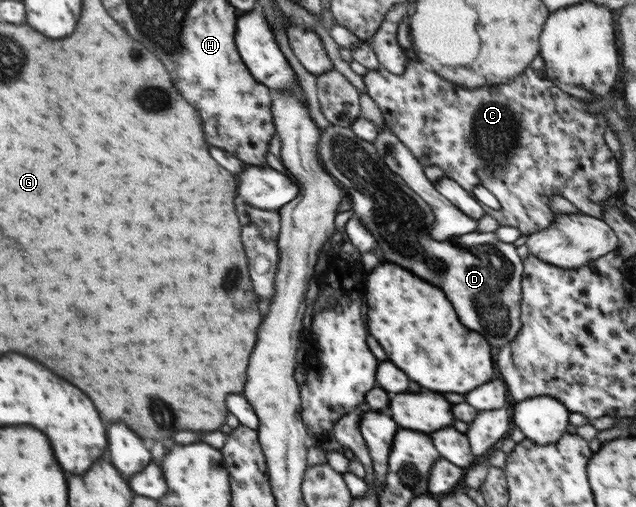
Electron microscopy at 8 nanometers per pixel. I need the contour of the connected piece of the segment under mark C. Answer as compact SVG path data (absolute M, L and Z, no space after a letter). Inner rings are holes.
M541 57L535 58L526 71L515 77L512 81L503 84L492 84L488 87L476 87L474 89L464 88L454 83L448 83L444 81L442 77L438 77L438 74L434 70L424 67L421 62L410 59L407 63L405 72L402 75L393 74L391 71L382 67L374 70L368 70L367 74L363 76L363 81L366 86L368 95L374 100L374 103L381 109L382 115L385 119L385 127L388 127L395 136L407 146L407 148L415 155L419 162L423 166L437 165L445 169L445 177L453 179L461 185L470 195L474 195L474 187L476 185L482 185L486 187L488 191L494 194L494 197L498 199L500 203L500 209L494 214L494 219L498 221L500 226L516 227L520 230L521 236L530 236L536 234L540 229L547 229L552 224L552 209L548 205L548 197L558 195L558 197L564 197L568 199L576 209L578 213L583 215L595 216L596 219L602 219L604 214L604 203L614 191L618 191L618 185L620 185L620 167L618 167L618 161L614 157L614 153L608 149L606 141L604 141L604 131L608 127L607 119L604 119L604 114L590 113L588 111L588 101L581 100L572 94L561 90L548 77L548 71L545 67L545 59ZM460 119L466 119L470 121L470 125L462 125L462 129L458 127L460 125Z

